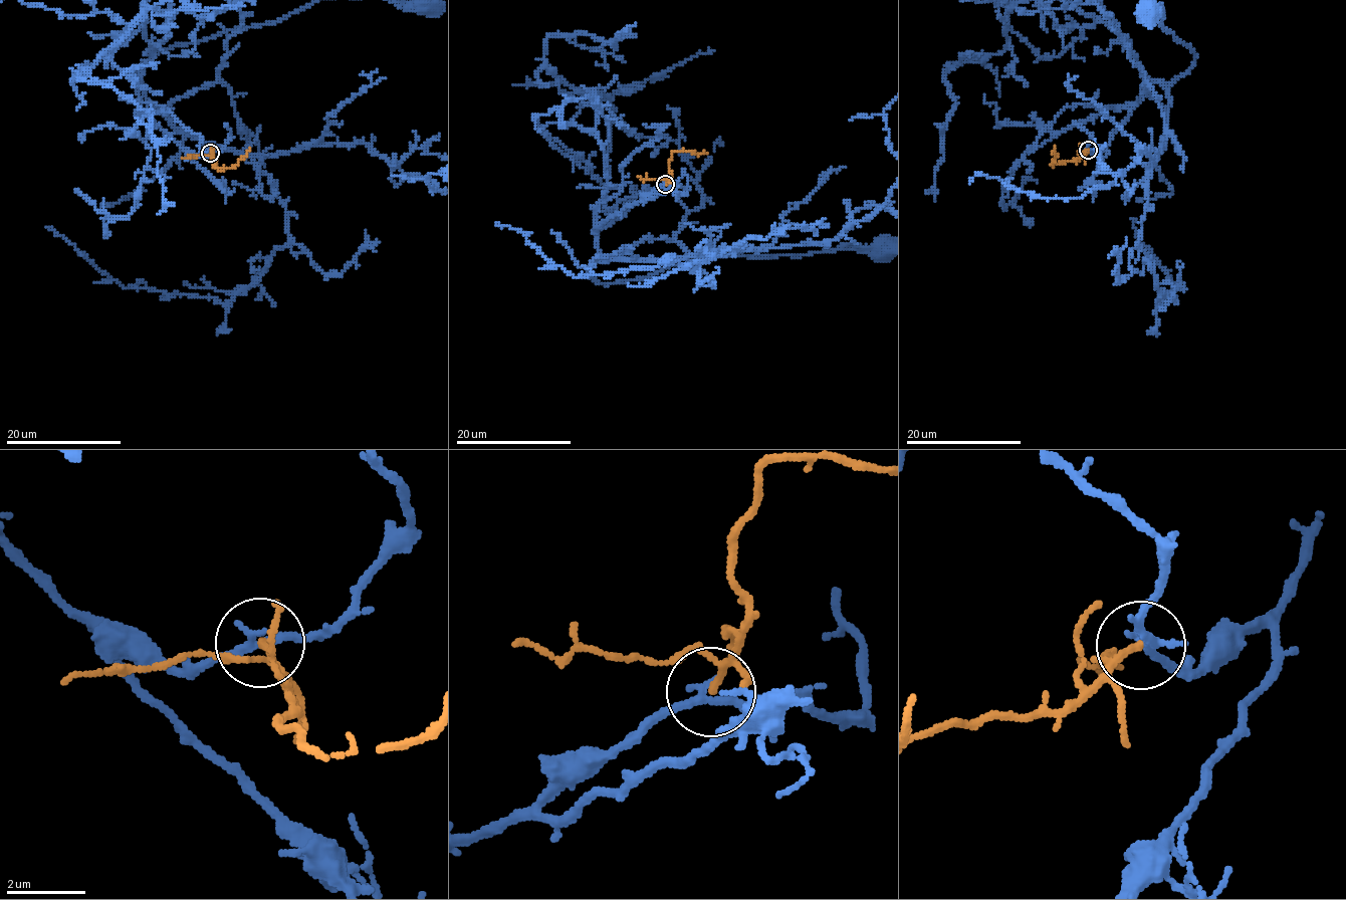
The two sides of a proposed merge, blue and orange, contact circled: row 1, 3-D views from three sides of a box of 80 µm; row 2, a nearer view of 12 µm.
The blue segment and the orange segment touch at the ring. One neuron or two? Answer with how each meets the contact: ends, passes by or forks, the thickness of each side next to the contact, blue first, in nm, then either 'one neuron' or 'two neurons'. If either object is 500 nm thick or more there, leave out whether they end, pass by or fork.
blue passes by | orange passes by | 200/130 nm | two neurons

